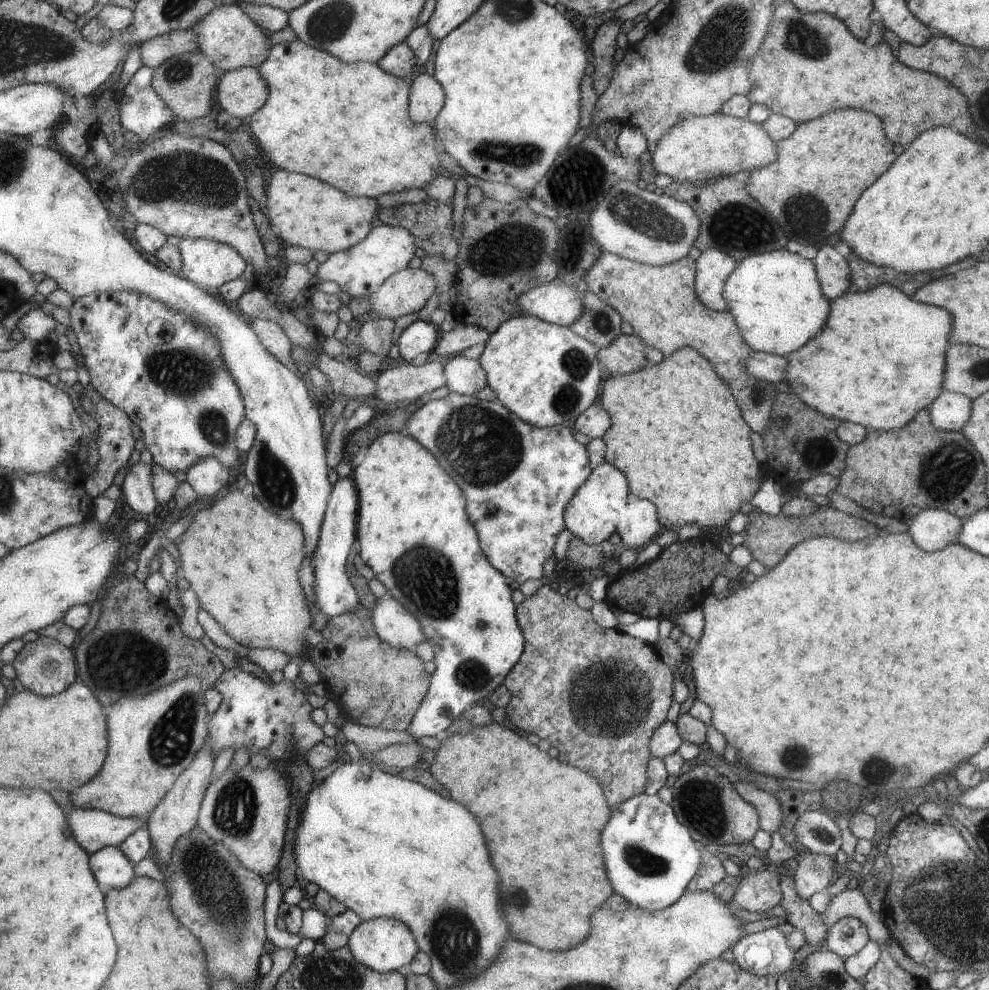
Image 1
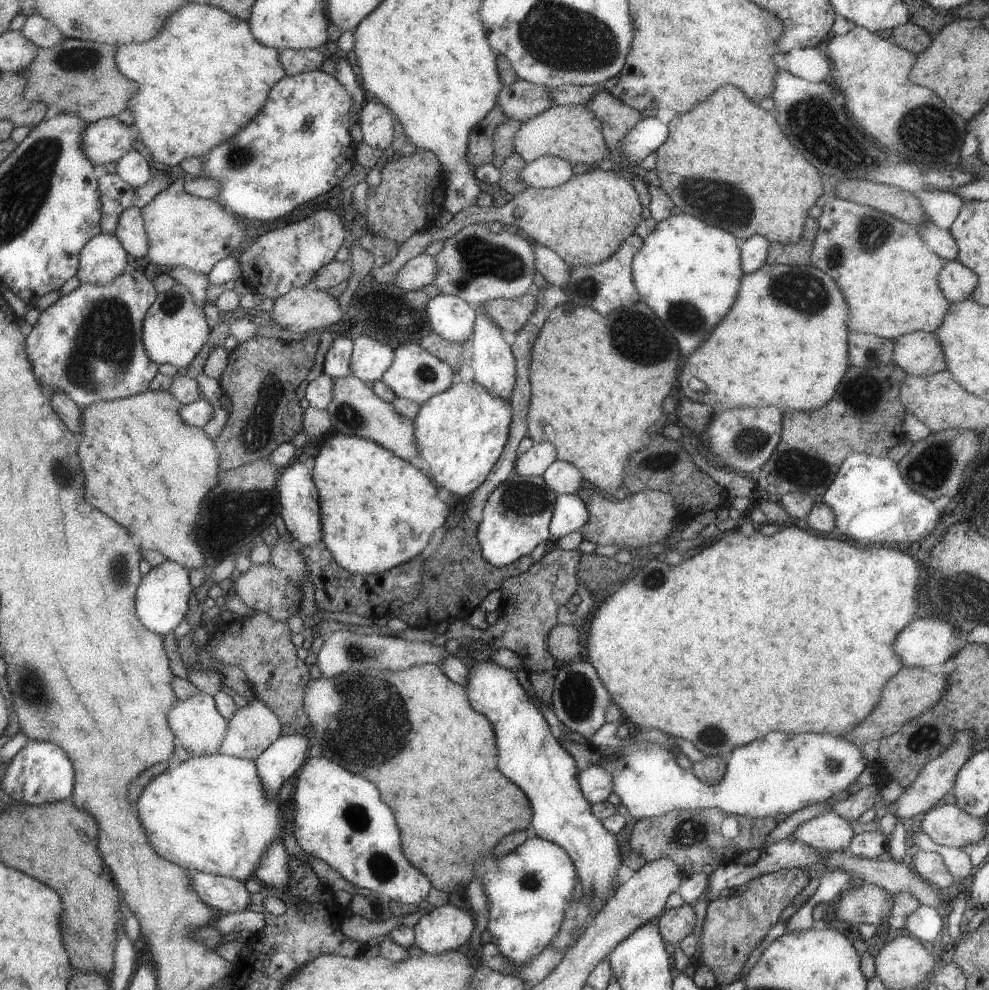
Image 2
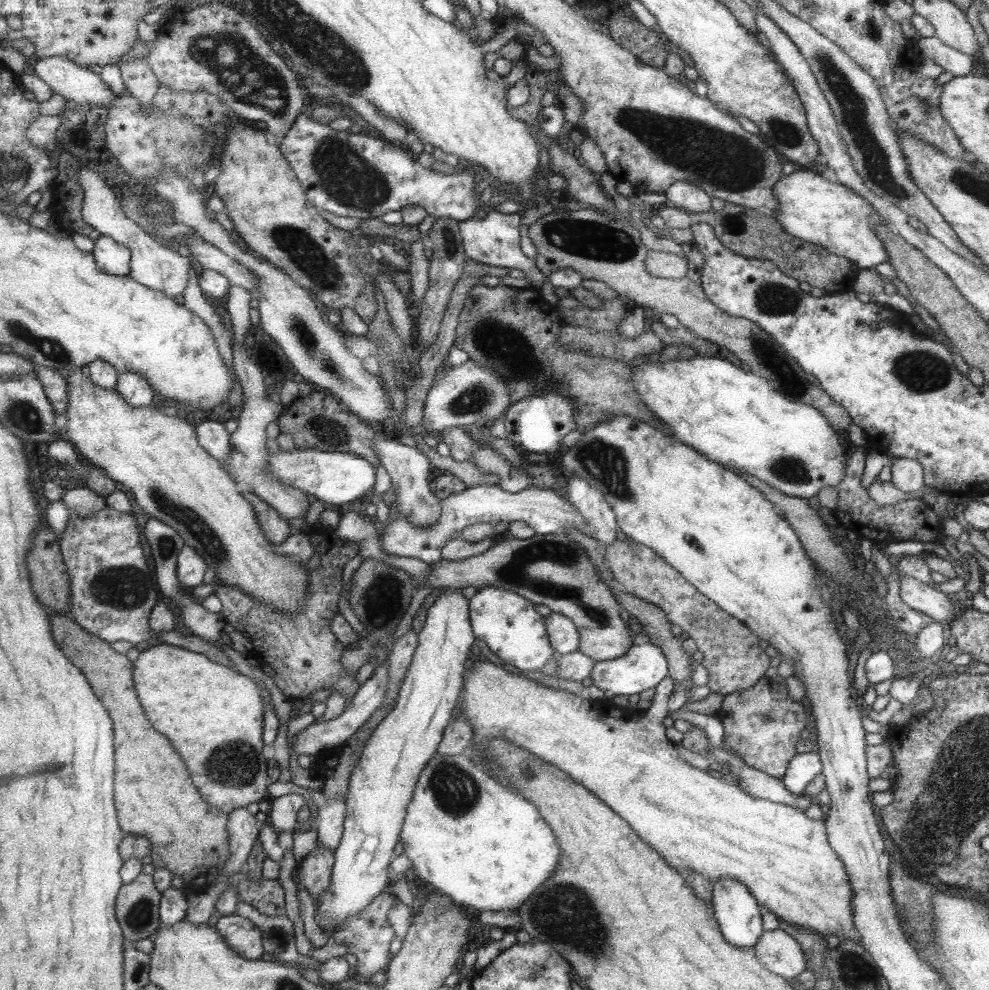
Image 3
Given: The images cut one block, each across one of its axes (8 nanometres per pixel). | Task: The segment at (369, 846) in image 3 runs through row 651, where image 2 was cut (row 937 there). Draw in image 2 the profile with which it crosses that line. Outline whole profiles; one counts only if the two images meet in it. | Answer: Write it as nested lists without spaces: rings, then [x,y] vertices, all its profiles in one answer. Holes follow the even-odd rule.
[[[447,903],[430,910],[414,927],[415,946],[428,954],[458,950],[474,932],[474,918],[468,910]]]

